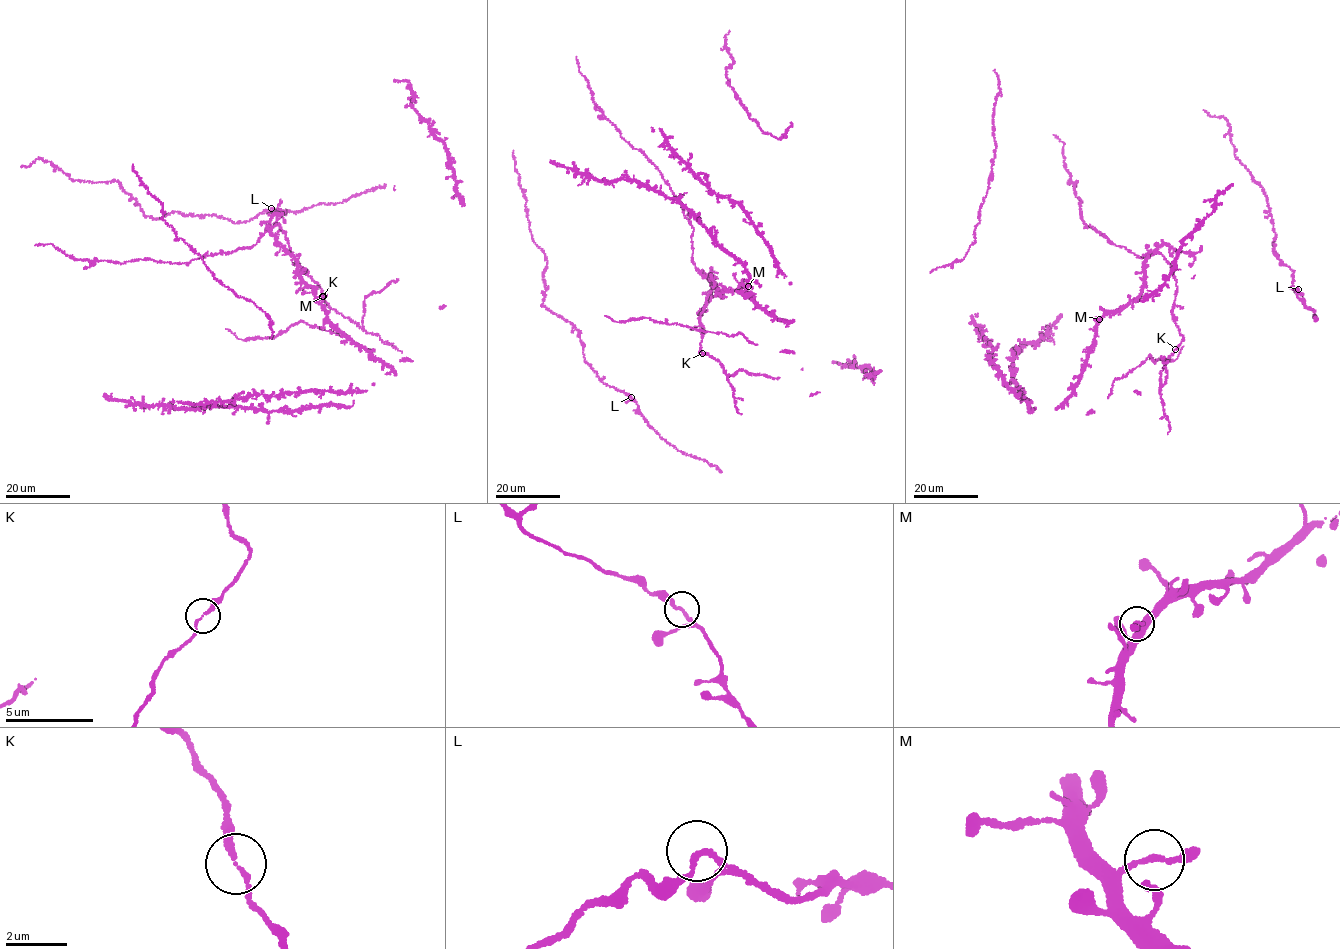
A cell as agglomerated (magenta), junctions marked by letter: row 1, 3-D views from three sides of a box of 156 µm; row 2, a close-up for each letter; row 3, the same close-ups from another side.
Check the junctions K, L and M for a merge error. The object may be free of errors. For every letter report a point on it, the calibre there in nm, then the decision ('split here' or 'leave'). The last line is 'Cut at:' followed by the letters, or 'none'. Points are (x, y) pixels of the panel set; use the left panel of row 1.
K: place (323, 296); calibre 180 nm; leave
L: place (271, 208); calibre 160 nm; leave
M: place (322, 296); calibre 160 nm; leave
Cut at: none

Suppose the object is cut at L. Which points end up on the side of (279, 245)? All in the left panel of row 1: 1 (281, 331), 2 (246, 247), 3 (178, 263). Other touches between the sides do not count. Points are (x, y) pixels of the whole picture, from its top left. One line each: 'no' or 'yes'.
1: yes
2: yes
3: no

